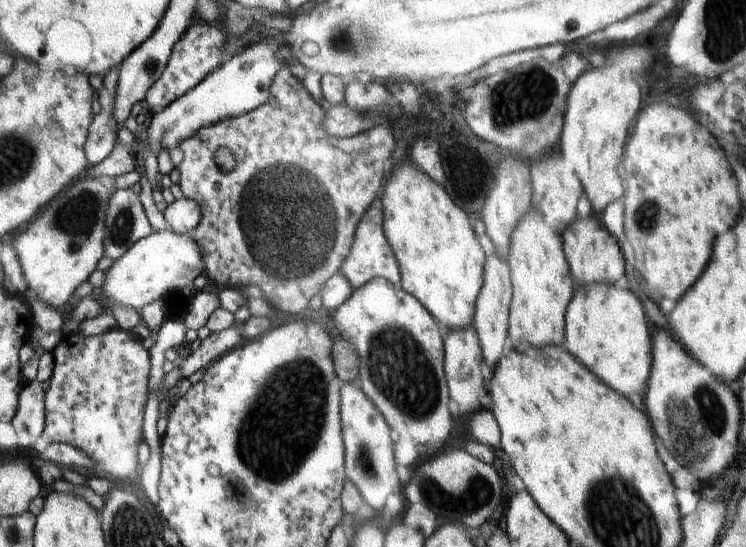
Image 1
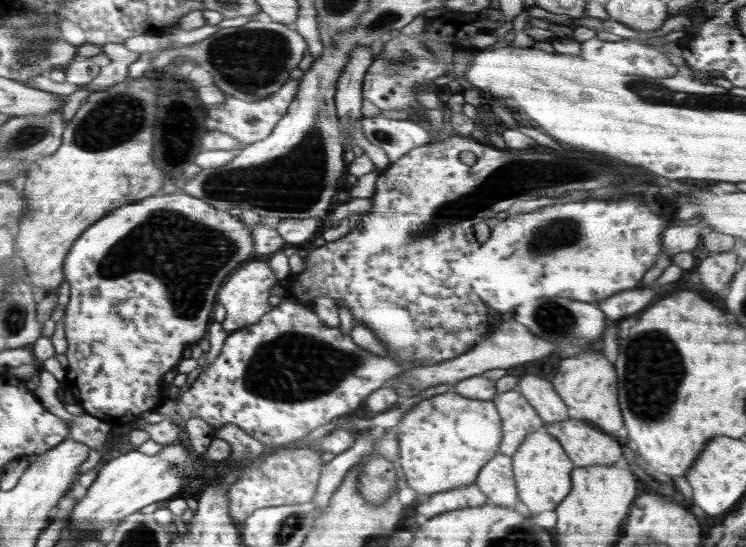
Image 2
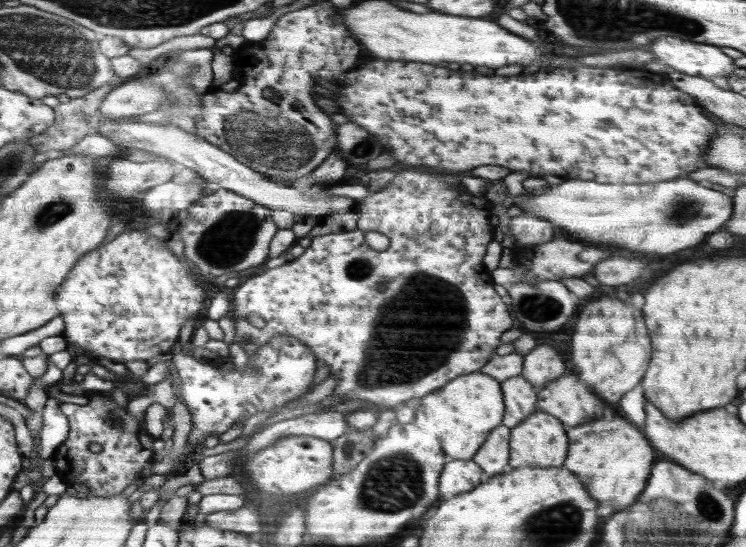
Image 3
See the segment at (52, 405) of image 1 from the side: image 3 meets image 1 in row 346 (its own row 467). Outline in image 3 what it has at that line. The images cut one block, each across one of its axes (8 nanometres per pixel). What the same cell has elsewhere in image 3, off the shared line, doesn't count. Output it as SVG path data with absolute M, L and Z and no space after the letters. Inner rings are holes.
M92 393L89 396L89 402L86 405L60 403L60 412L68 417L70 428L66 440L54 451L52 460L56 466L55 474L64 484L67 484L67 487L72 484L83 484L90 489L90 497L110 497L121 494L136 479L147 474L148 466L154 460L155 452L152 449L152 443L155 438L146 432L145 418L136 419L128 413L127 407L119 407L115 400L108 398L108 396L98 396L98 393ZM110 415L117 422L111 422ZM92 443L100 444L102 451L92 454L88 449Z

